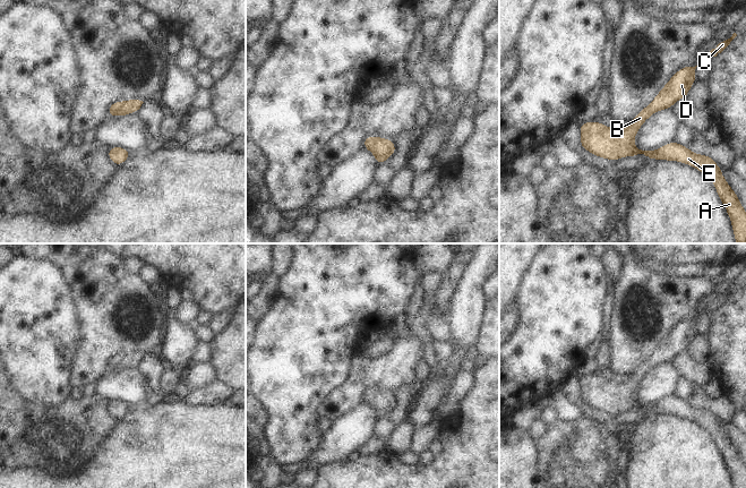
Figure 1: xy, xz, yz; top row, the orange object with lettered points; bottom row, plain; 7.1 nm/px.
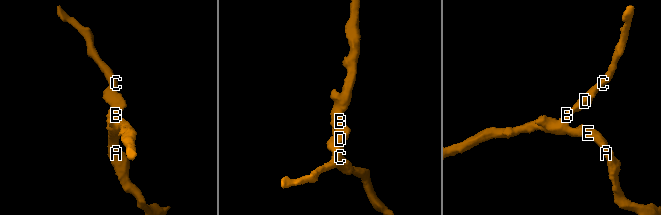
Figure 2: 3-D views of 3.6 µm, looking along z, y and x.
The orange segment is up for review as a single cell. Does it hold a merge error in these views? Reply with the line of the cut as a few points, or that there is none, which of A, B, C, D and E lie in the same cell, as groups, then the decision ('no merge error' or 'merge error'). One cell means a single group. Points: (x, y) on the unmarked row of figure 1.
no cut | A B C D E | no merge error

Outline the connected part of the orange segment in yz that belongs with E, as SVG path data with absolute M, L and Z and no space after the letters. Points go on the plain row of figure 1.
M686 318L676 325L655 349L623 384L607 380L602 376L588 375L580 378L581 402L609 414L644 408L648 413L676 414L691 419L706 429L715 440L717 447L727 463L734 488L746 488L746 464L736 445L724 433L721 421L709 409L696 408L677 394L662 399L658 403L642 404L634 397L638 383L657 365L671 362L681 352L686 352L696 335L695 320Z

